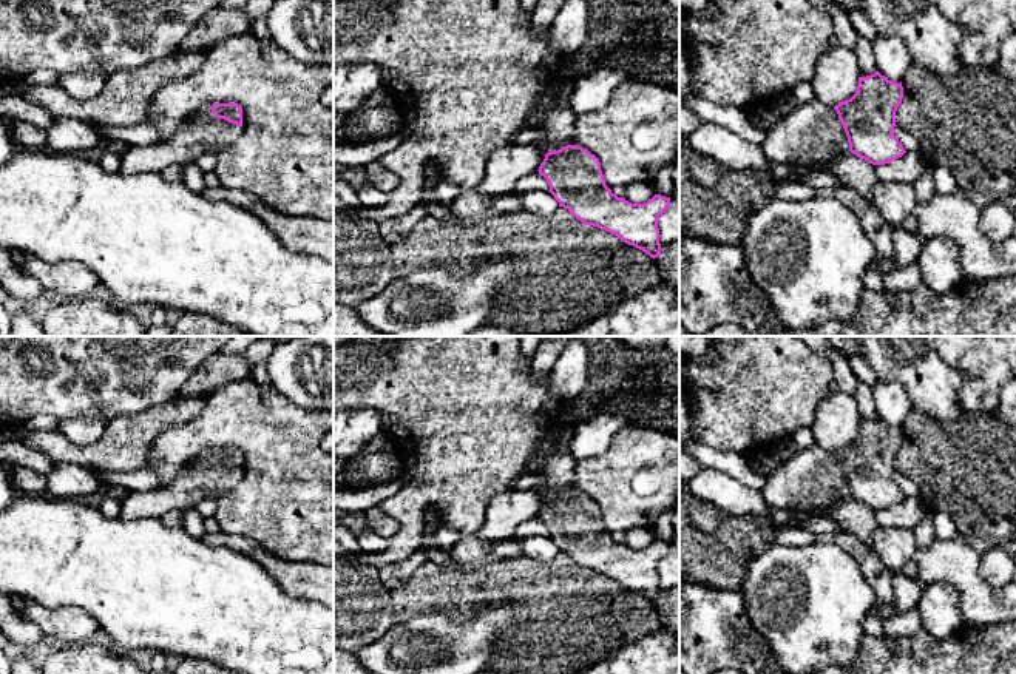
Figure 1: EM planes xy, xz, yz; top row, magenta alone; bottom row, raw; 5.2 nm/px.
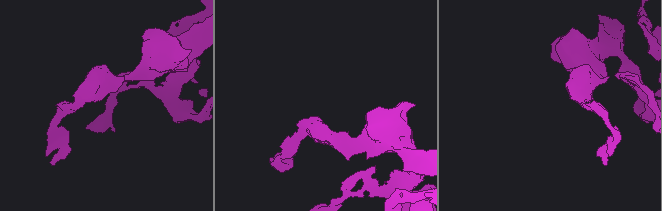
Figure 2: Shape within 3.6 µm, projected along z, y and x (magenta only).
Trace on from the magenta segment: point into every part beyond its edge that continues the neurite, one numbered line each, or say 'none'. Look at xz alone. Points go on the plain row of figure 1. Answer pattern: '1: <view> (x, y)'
1: xz (558, 469)

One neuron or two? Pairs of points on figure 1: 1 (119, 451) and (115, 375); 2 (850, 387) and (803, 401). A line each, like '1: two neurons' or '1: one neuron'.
1: two neurons
2: two neurons

